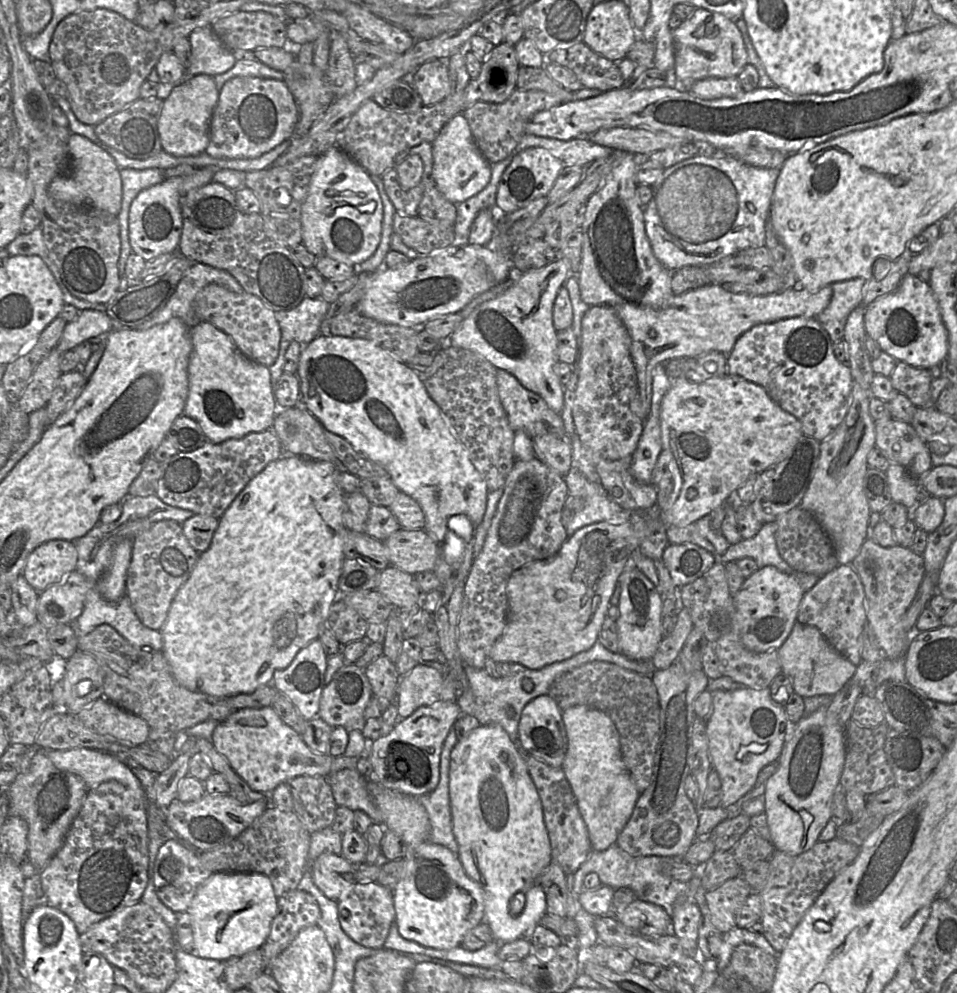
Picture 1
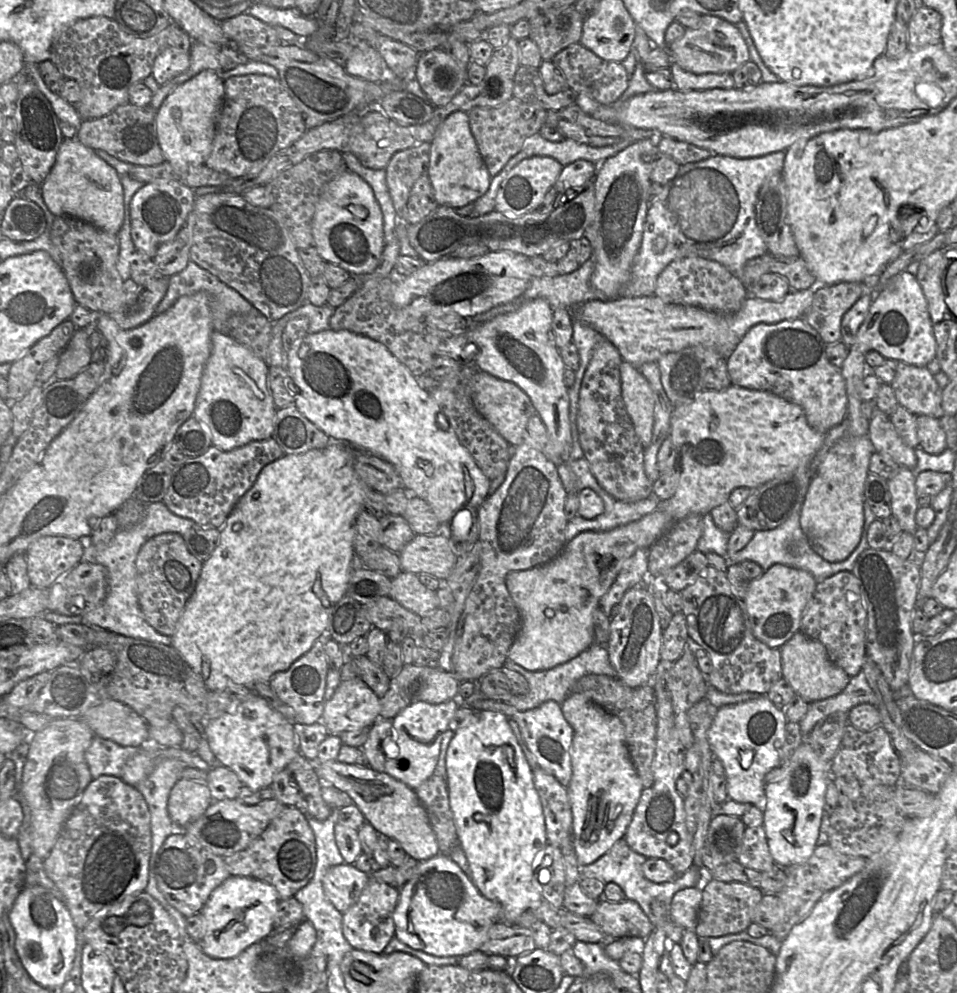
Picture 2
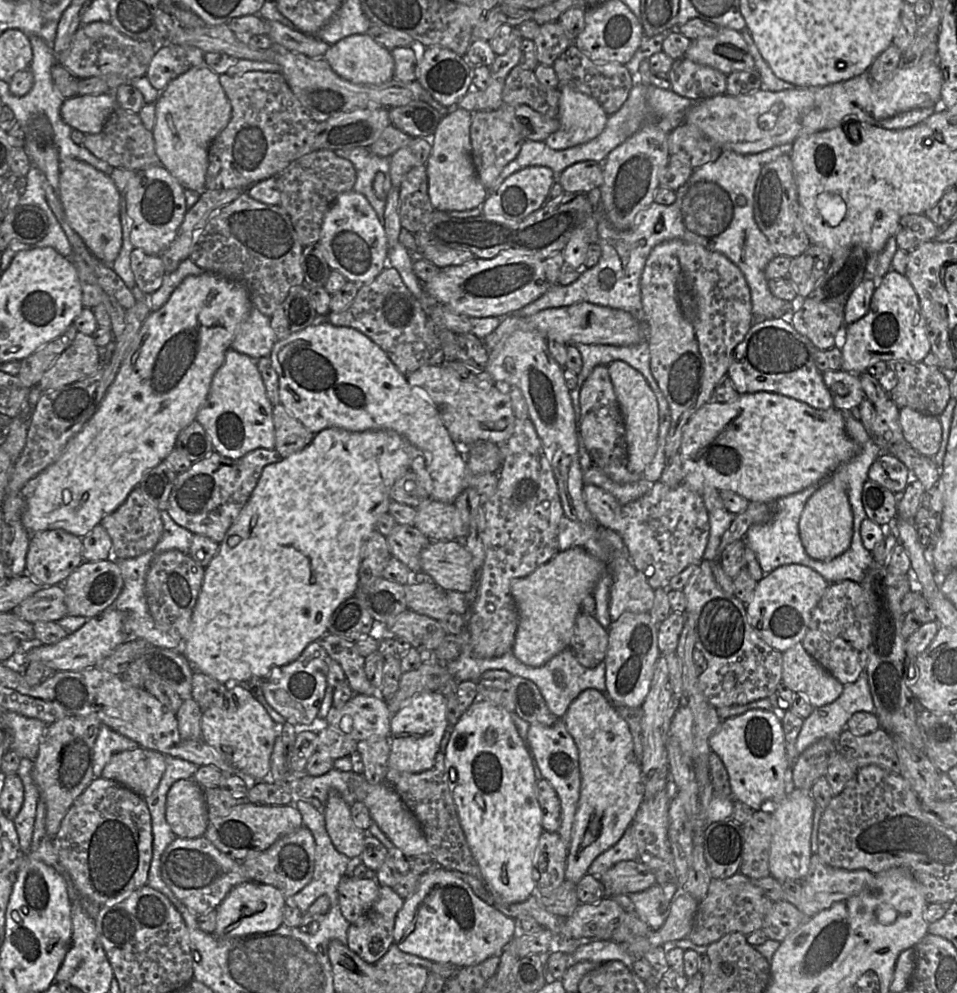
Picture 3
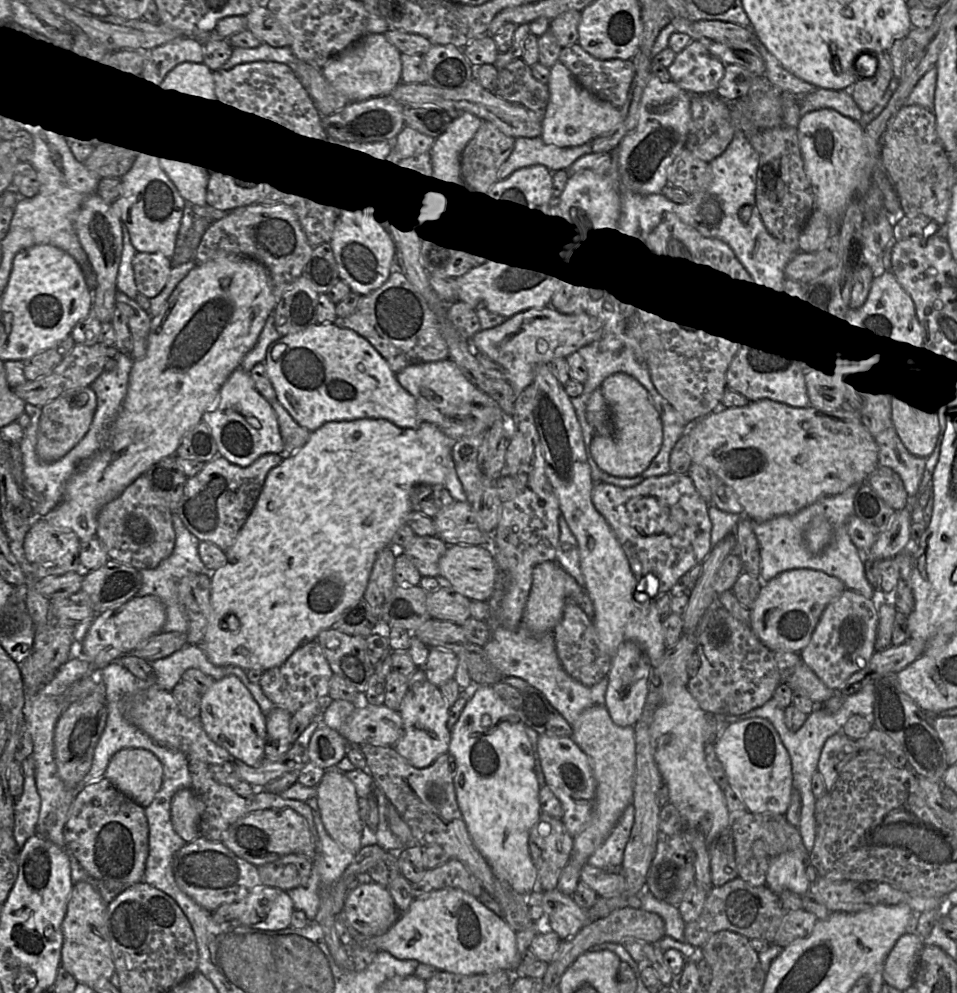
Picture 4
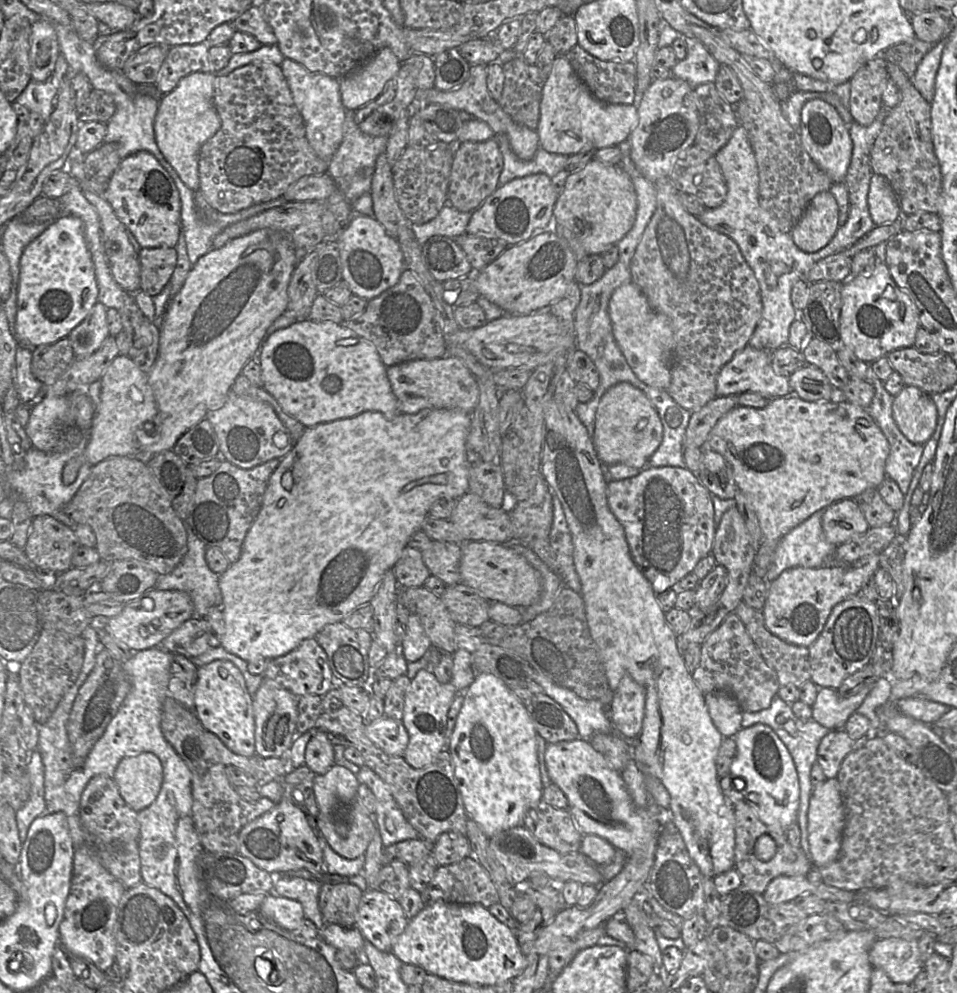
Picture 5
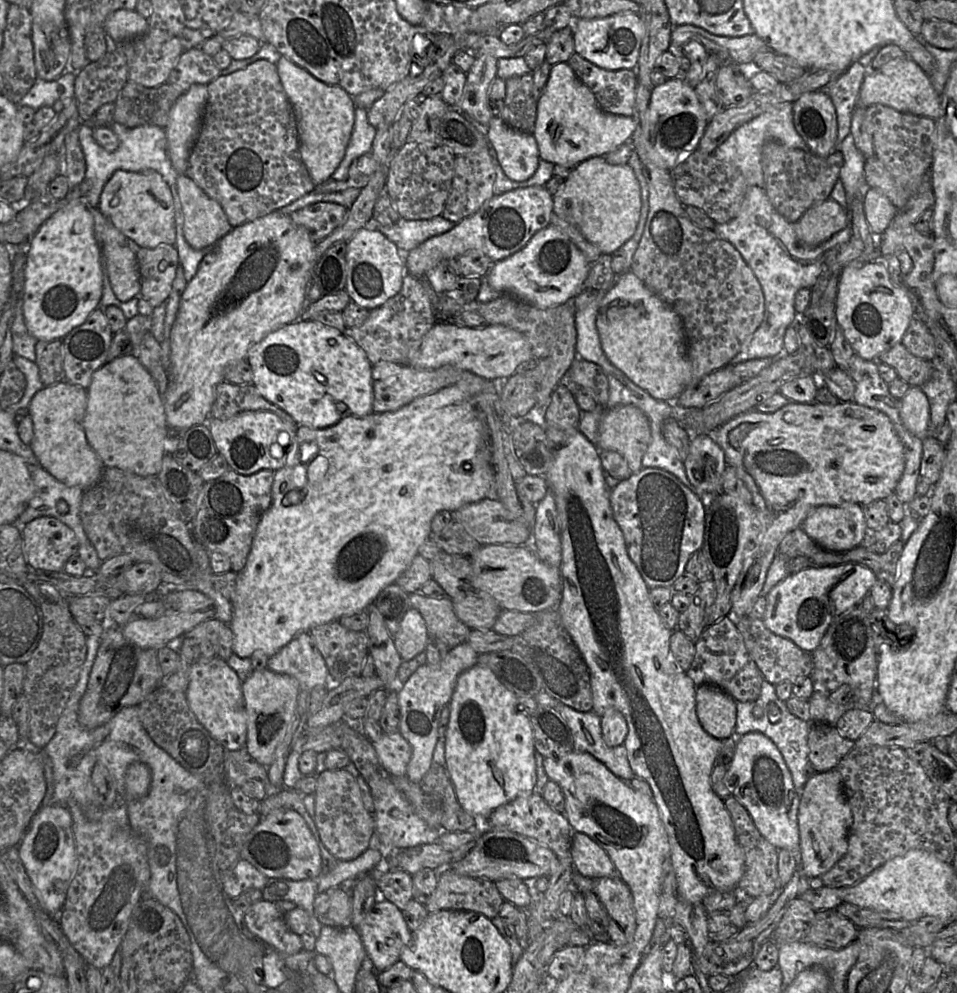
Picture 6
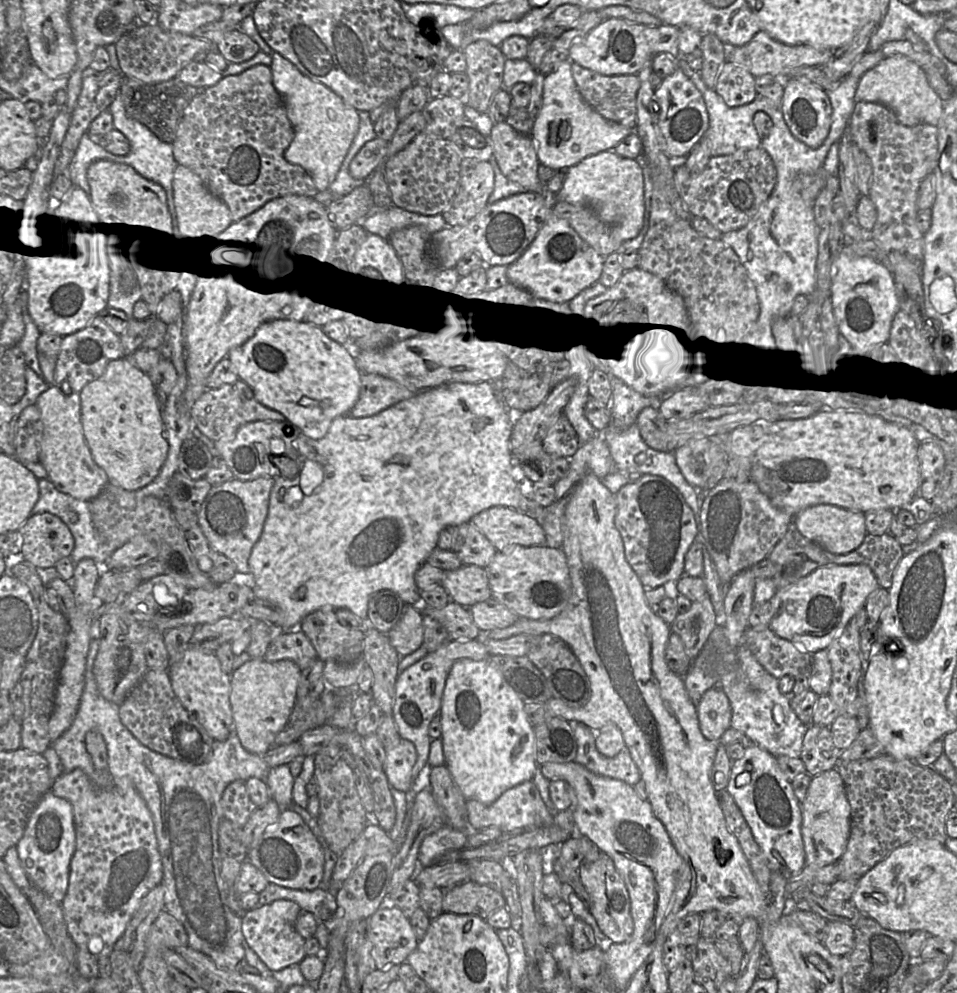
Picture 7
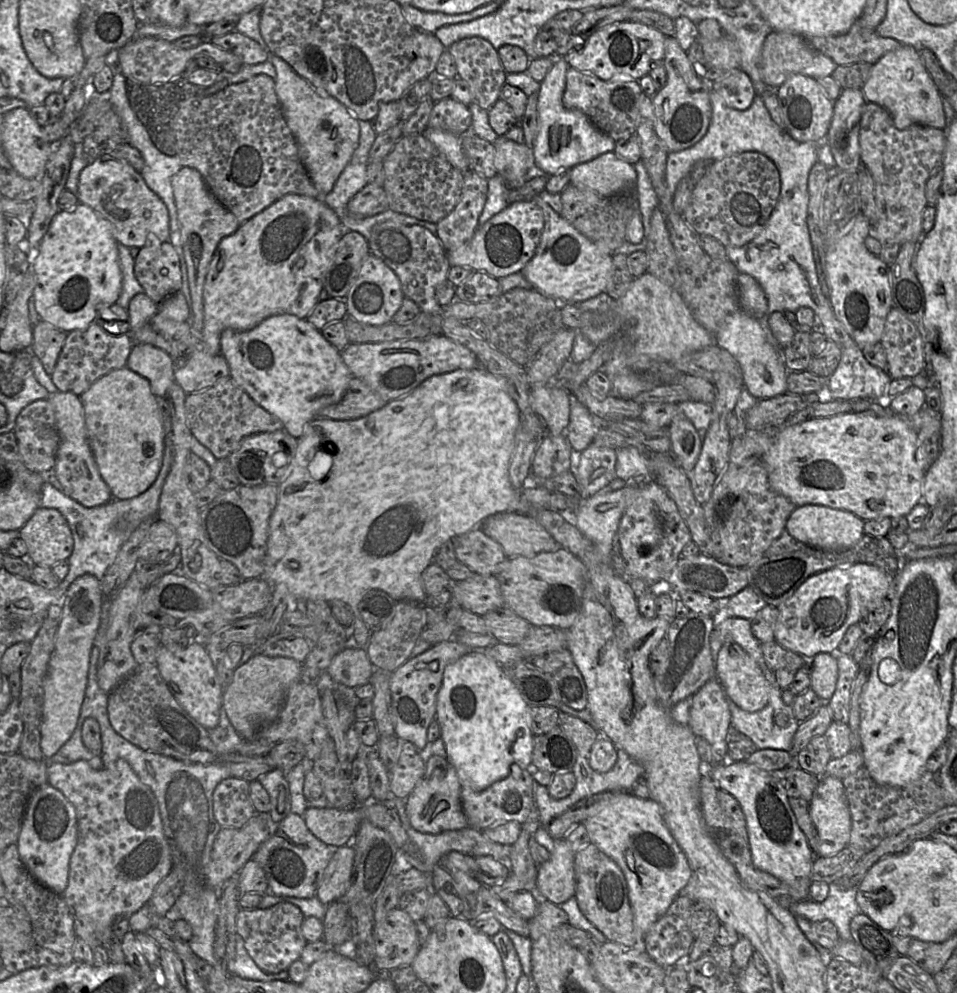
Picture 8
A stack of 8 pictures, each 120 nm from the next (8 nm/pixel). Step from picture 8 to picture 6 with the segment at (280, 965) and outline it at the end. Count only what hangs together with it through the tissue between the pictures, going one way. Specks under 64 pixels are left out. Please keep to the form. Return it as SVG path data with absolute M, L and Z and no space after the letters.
M274 902L254 904L244 913L244 921L251 933L282 954L293 955L303 949L301 937L289 929L285 913Z

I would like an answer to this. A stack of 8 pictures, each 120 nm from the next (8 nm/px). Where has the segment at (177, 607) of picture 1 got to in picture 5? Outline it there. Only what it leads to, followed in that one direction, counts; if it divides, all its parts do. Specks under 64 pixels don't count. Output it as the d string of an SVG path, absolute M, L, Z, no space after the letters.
M427 408L414 414L398 413L395 416L367 411L353 417L306 427L270 476L261 508L244 538L239 559L219 575L221 608L226 624L221 637L221 647L247 663L255 659L269 661L293 651L305 639L314 638L326 625L341 622L357 607L369 604L383 576L393 569L410 537L417 530L421 530L431 505L441 498L457 500L469 491L465 445L470 424L470 413L461 409Z

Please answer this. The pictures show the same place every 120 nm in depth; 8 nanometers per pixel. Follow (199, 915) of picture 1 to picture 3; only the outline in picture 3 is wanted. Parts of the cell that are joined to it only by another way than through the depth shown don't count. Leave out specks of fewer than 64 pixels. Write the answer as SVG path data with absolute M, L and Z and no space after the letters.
M247 881L234 887L217 912L216 928L213 932L219 938L243 937L266 933L283 925L283 913L287 899L282 892L272 885Z

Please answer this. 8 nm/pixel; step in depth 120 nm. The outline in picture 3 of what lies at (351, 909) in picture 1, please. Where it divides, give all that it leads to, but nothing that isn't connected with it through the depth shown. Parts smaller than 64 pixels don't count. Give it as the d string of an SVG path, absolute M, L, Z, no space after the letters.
M387 886L379 887L373 906L347 931L347 946L369 964L379 961L393 944L396 915L404 900Z

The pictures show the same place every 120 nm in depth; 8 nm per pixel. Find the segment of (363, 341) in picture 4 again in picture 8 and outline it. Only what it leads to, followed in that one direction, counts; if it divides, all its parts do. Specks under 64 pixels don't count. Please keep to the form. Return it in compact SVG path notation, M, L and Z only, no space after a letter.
M292 314L267 317L250 330L225 329L220 337L220 353L230 368L230 377L242 387L263 409L277 417L292 437L300 438L305 425L318 417L319 411L338 403L344 396L352 375L339 352L329 343L322 332L307 319Z

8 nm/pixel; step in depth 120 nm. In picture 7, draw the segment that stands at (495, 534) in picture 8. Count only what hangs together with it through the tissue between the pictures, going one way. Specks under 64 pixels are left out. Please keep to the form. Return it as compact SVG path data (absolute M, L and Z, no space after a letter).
M494 506L476 514L469 522L497 551L515 545L529 547L546 543L546 535L540 523L513 508Z

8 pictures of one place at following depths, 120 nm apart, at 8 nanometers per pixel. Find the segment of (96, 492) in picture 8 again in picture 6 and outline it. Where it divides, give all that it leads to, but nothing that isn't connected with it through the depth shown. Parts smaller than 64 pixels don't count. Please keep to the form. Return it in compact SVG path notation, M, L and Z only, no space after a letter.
M62 380L39 390L28 406L34 430L30 448L39 465L65 485L83 490L95 485L105 468L86 438L83 421L87 397L87 389Z

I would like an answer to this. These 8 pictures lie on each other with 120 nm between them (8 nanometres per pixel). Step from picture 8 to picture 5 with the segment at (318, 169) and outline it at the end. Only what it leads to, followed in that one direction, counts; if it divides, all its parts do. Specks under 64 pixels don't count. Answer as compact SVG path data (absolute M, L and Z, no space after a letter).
M285 58L281 69L306 129L306 137L316 154L330 162L343 139L343 125L347 110L342 104L339 79L309 71L300 63Z

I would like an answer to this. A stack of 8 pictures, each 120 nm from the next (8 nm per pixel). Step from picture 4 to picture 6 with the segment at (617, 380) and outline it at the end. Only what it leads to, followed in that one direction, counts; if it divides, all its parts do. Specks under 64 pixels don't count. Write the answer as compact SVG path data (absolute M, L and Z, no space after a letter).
M615 406L600 420L596 446L599 450L619 452L633 474L642 469L642 458L650 442L650 421L636 406Z

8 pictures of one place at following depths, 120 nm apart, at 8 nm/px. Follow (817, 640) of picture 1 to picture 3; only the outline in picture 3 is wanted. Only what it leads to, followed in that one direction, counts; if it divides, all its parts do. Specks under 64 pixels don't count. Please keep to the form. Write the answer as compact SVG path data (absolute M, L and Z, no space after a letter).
M801 642L783 652L782 656L782 682L794 693L804 695L814 708L830 704L841 695L844 685L809 655Z

